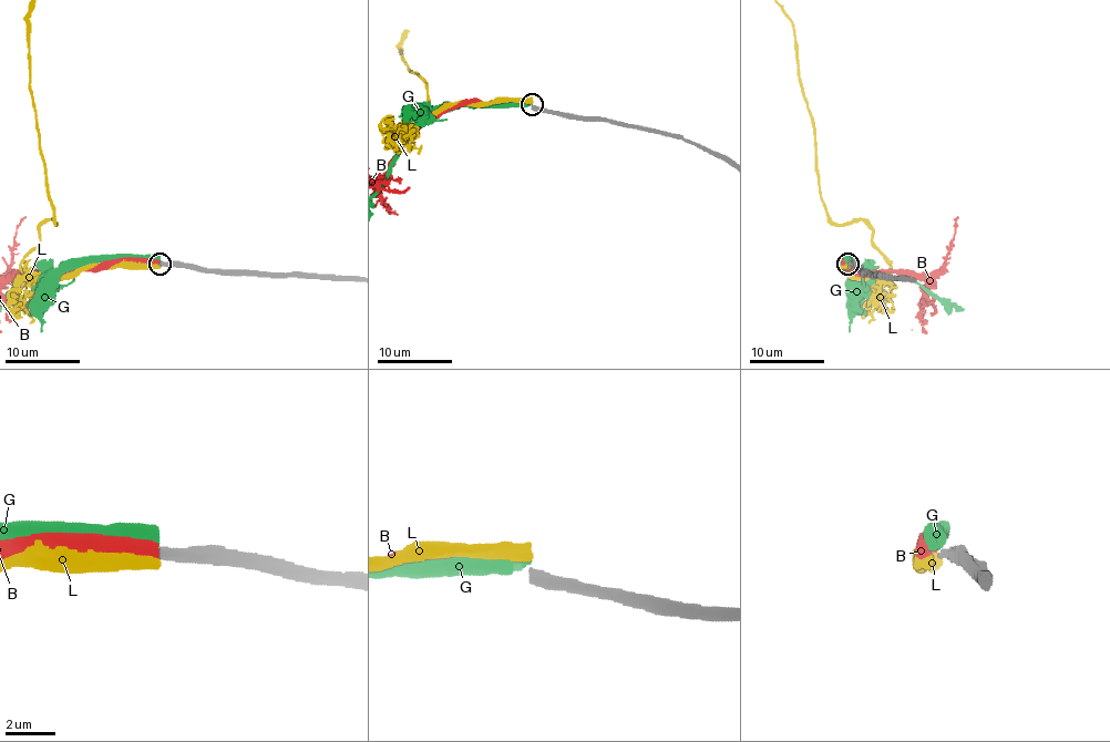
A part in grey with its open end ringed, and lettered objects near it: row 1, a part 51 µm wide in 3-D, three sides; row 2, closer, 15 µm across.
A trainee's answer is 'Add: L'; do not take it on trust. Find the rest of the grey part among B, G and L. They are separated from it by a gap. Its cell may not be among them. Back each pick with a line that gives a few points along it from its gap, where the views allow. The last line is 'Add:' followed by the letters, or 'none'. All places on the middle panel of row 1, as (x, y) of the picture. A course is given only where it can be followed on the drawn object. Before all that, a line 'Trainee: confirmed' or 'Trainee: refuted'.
Trainee: confirmed
L: via (531, 103), (452, 103), (392, 146), (427, 112), (428, 89), (402, 60), (400, 38), (432, 6)
Add: L

